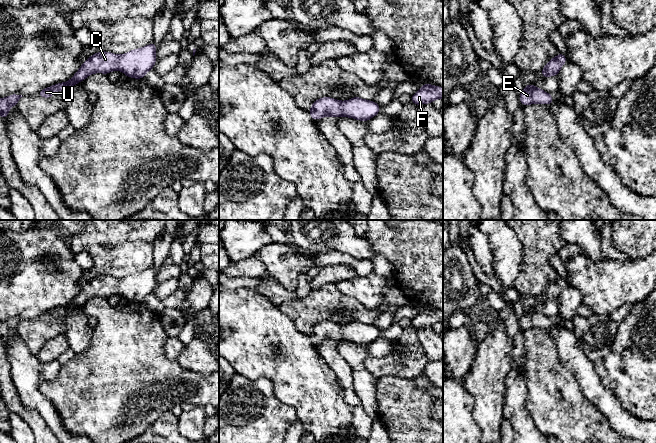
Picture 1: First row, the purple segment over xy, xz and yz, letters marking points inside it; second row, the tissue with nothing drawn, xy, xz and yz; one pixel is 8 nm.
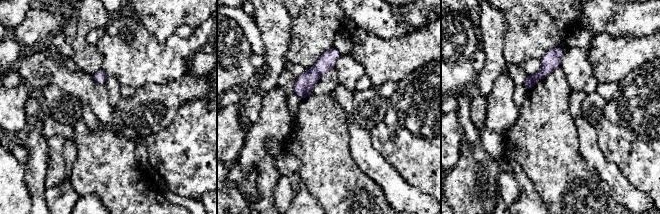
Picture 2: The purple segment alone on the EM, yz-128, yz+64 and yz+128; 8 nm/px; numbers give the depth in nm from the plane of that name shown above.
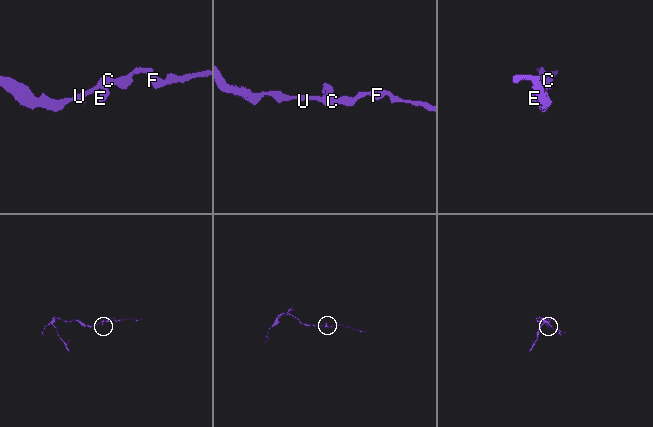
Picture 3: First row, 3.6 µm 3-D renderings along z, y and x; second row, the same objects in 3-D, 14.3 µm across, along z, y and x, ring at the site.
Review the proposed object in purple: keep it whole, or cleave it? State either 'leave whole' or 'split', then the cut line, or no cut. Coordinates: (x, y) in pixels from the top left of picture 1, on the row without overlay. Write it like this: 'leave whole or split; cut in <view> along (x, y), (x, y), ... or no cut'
leave whole; no cut

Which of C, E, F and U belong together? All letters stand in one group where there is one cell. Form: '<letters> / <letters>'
C E F U

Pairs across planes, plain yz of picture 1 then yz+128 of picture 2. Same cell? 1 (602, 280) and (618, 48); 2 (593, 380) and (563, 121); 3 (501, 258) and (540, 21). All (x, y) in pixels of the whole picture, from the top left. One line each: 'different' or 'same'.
1: same
2: different
3: different

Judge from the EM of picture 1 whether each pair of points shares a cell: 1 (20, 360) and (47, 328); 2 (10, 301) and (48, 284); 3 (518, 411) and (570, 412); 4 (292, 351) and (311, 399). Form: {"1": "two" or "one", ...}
{"1": "two", "2": "one", "3": "two", "4": "one"}

